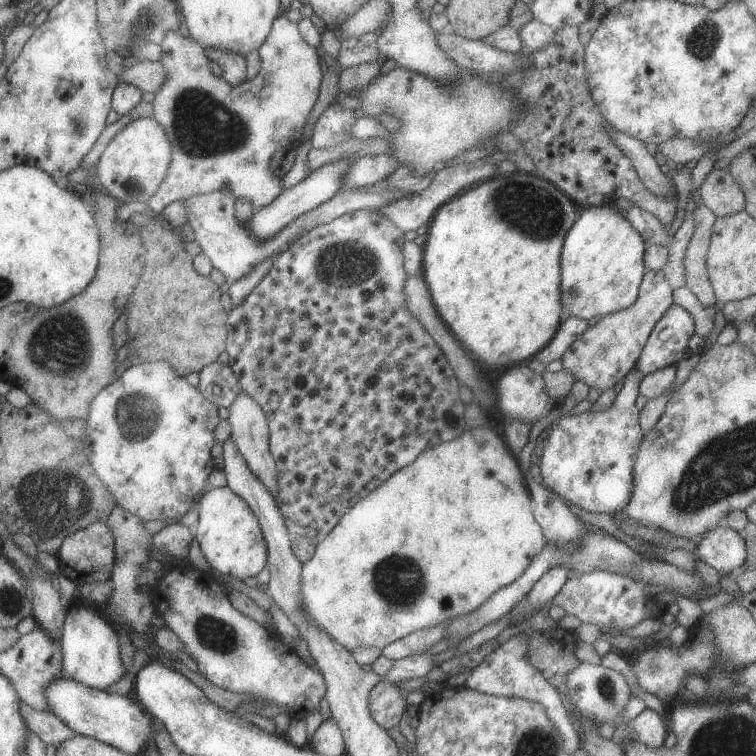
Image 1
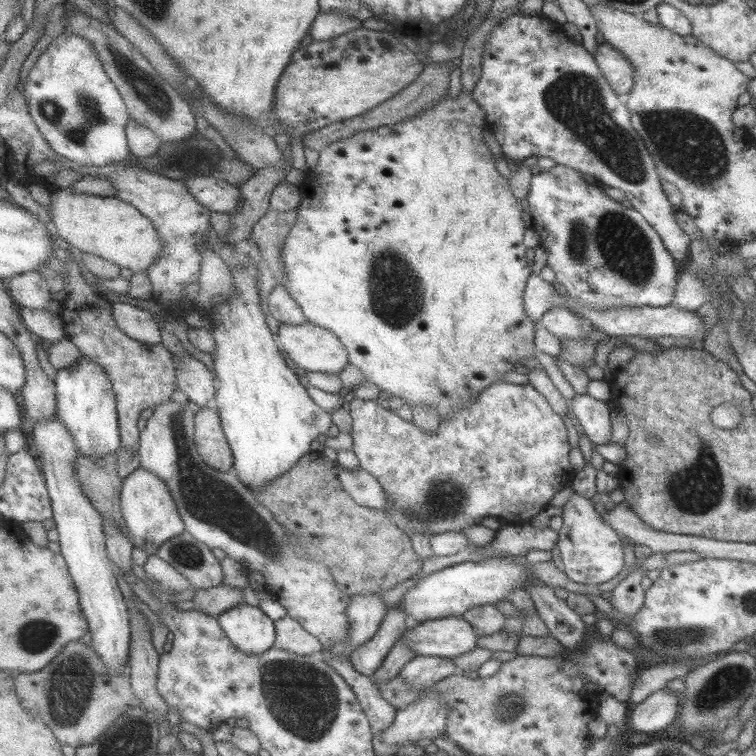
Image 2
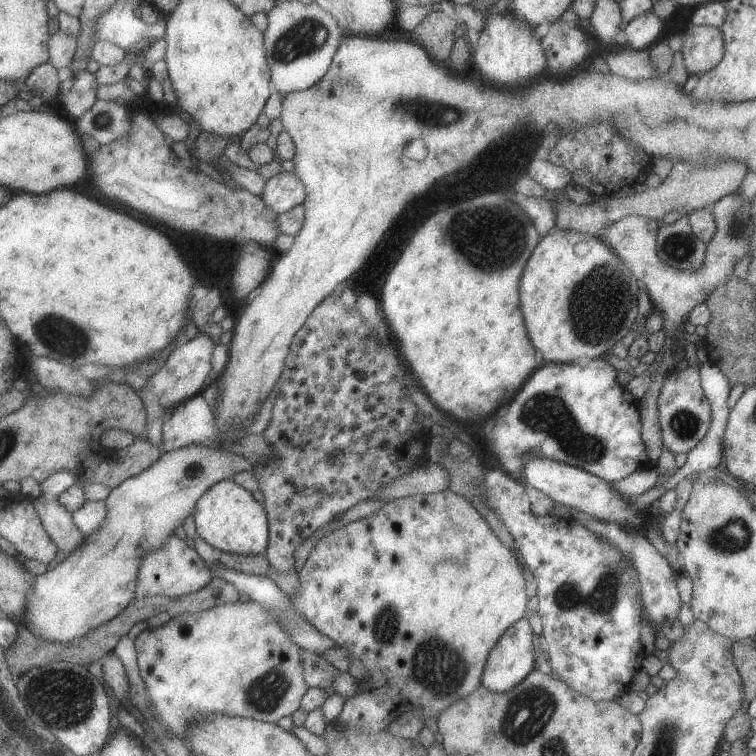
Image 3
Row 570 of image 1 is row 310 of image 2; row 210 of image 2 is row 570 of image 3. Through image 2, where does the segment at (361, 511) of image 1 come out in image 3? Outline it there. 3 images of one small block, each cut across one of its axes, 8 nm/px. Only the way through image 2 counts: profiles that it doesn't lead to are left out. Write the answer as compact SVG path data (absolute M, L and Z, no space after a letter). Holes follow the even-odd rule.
M449 488L437 493L408 495L391 500L371 516L348 522L337 530L327 532L315 544L305 564L297 570L297 573L299 574L299 591L290 598L293 608L323 635L336 641L338 646L349 649L362 661L370 674L370 679L362 682L360 694L348 698L342 712L334 720L334 723L343 727L350 727L366 734L377 733L383 728L388 728L388 725L398 718L398 712L404 712L406 717L418 715L423 721L424 716L437 718L453 702L472 694L481 685L483 670L492 647L509 626L522 617L527 617L529 599L526 593L526 580L513 550L496 536L486 519L469 500L452 492Z

